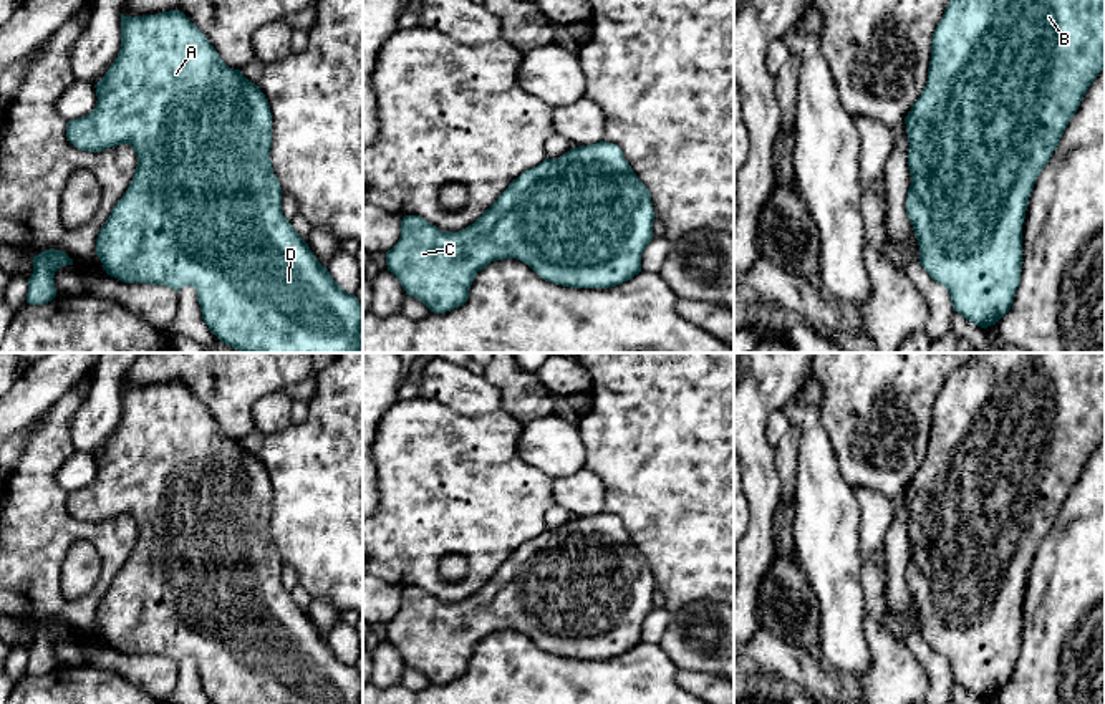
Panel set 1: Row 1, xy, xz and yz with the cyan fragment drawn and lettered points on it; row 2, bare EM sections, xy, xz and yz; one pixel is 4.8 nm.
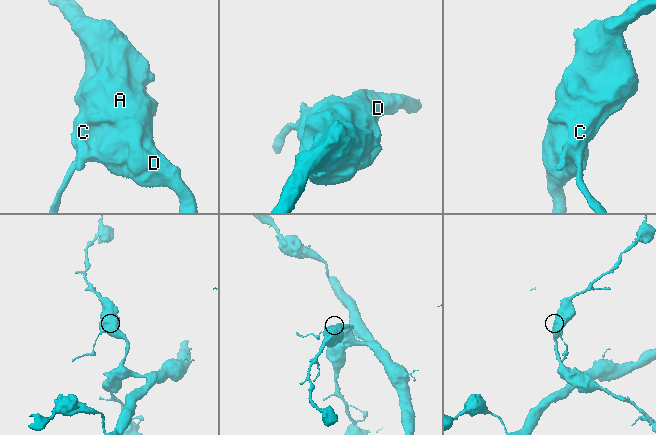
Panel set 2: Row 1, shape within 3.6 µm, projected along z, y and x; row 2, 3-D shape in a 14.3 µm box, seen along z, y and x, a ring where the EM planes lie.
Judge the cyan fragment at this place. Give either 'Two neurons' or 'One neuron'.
One neuron

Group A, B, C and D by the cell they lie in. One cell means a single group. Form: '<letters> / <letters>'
A B C D

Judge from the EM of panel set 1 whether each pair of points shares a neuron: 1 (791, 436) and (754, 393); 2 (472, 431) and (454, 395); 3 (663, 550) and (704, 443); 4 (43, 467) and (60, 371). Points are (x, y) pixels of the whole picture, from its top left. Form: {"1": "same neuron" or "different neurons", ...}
{"1": "different neurons", "2": "different neurons", "3": "same neuron", "4": "different neurons"}

